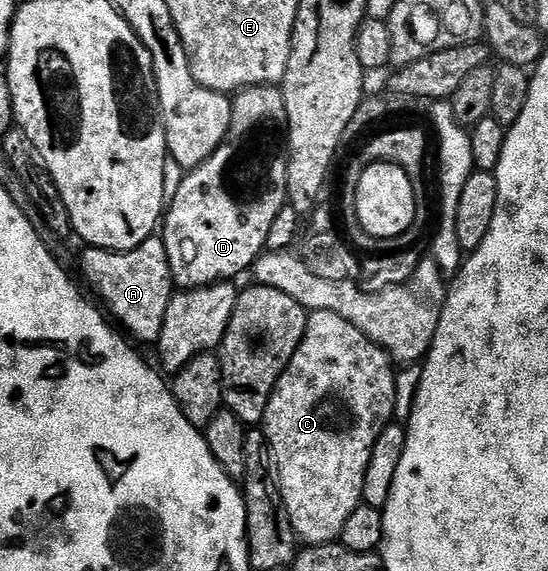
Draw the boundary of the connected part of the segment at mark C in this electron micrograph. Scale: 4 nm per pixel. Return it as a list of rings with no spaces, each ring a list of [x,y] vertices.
[[[323,310],[309,311],[304,336],[288,368],[284,368],[260,423],[270,449],[276,494],[299,543],[306,546],[337,543],[348,516],[363,505],[362,493],[366,490],[366,473],[374,458],[374,445],[394,414],[394,370],[395,363],[360,328],[348,324],[344,316]]]

